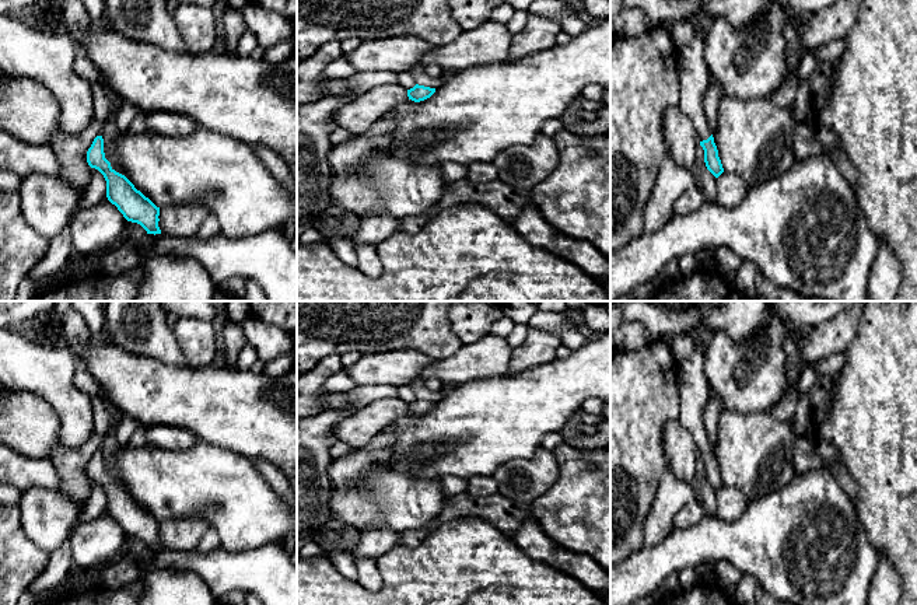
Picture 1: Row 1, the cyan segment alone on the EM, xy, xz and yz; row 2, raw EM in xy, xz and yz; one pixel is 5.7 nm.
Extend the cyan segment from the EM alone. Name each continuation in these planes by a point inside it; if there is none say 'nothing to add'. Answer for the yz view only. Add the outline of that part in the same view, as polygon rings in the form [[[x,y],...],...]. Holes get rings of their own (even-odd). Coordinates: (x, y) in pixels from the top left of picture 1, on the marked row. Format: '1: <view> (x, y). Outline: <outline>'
1: yz (693, 76). Outline: [[[707,24],[696,29],[693,41],[678,50],[678,70],[680,83],[680,97],[678,106],[692,119],[700,141],[711,136],[704,98],[711,83],[706,62],[704,43],[707,38]]]

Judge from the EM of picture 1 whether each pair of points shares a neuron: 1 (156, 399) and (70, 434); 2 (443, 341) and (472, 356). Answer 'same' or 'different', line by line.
1: different
2: different

